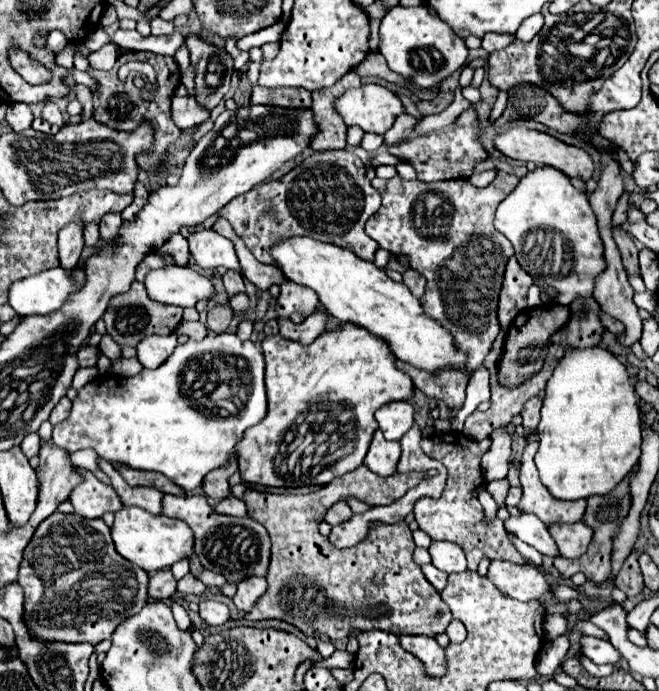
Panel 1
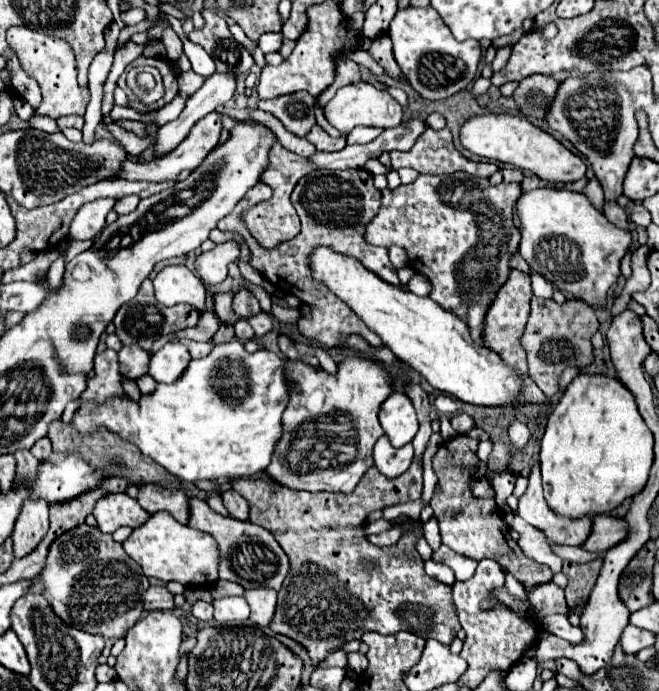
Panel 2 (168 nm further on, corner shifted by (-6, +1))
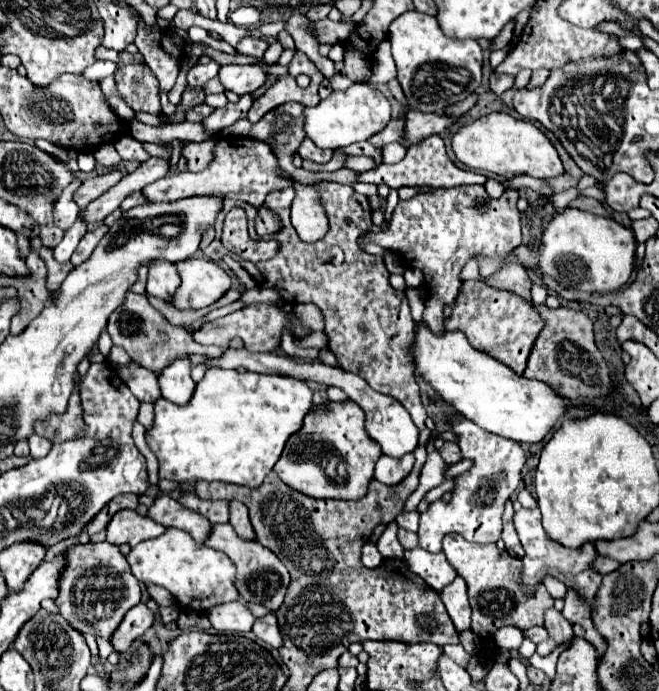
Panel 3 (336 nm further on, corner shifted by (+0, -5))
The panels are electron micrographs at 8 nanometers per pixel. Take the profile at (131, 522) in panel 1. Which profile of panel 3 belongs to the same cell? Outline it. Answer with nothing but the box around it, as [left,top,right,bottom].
[127,527,239,613]

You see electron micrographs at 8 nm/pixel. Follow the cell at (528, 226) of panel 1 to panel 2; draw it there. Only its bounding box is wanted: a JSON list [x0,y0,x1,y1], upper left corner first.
[515,187,631,309]

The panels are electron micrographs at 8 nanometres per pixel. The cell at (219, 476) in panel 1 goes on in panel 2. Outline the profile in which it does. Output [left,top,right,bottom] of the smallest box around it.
[221,491,249,519]

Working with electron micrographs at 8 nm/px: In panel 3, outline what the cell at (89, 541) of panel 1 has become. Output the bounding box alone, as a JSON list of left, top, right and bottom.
[57,543,141,637]

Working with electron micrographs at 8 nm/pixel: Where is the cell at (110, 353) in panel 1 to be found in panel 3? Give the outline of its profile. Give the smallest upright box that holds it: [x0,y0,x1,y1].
[119,361,161,403]

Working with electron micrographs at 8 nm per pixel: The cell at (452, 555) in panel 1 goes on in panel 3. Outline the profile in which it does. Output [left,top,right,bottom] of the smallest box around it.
[439,577,471,631]

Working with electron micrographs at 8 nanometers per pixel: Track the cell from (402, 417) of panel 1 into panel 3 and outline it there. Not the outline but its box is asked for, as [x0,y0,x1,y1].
[191,349,419,457]

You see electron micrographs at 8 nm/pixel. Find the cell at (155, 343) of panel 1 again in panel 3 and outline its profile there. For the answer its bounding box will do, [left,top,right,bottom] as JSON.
[159,357,195,405]

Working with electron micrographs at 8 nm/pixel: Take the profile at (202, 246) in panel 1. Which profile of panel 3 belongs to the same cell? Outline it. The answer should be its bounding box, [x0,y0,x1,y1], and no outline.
[169,257,231,309]

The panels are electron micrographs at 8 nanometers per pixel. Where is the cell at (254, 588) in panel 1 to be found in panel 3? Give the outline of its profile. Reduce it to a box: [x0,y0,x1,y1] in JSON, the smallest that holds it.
[253,613,283,649]

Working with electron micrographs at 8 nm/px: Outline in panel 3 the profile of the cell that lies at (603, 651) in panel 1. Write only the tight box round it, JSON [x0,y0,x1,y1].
[523,627,549,645]

